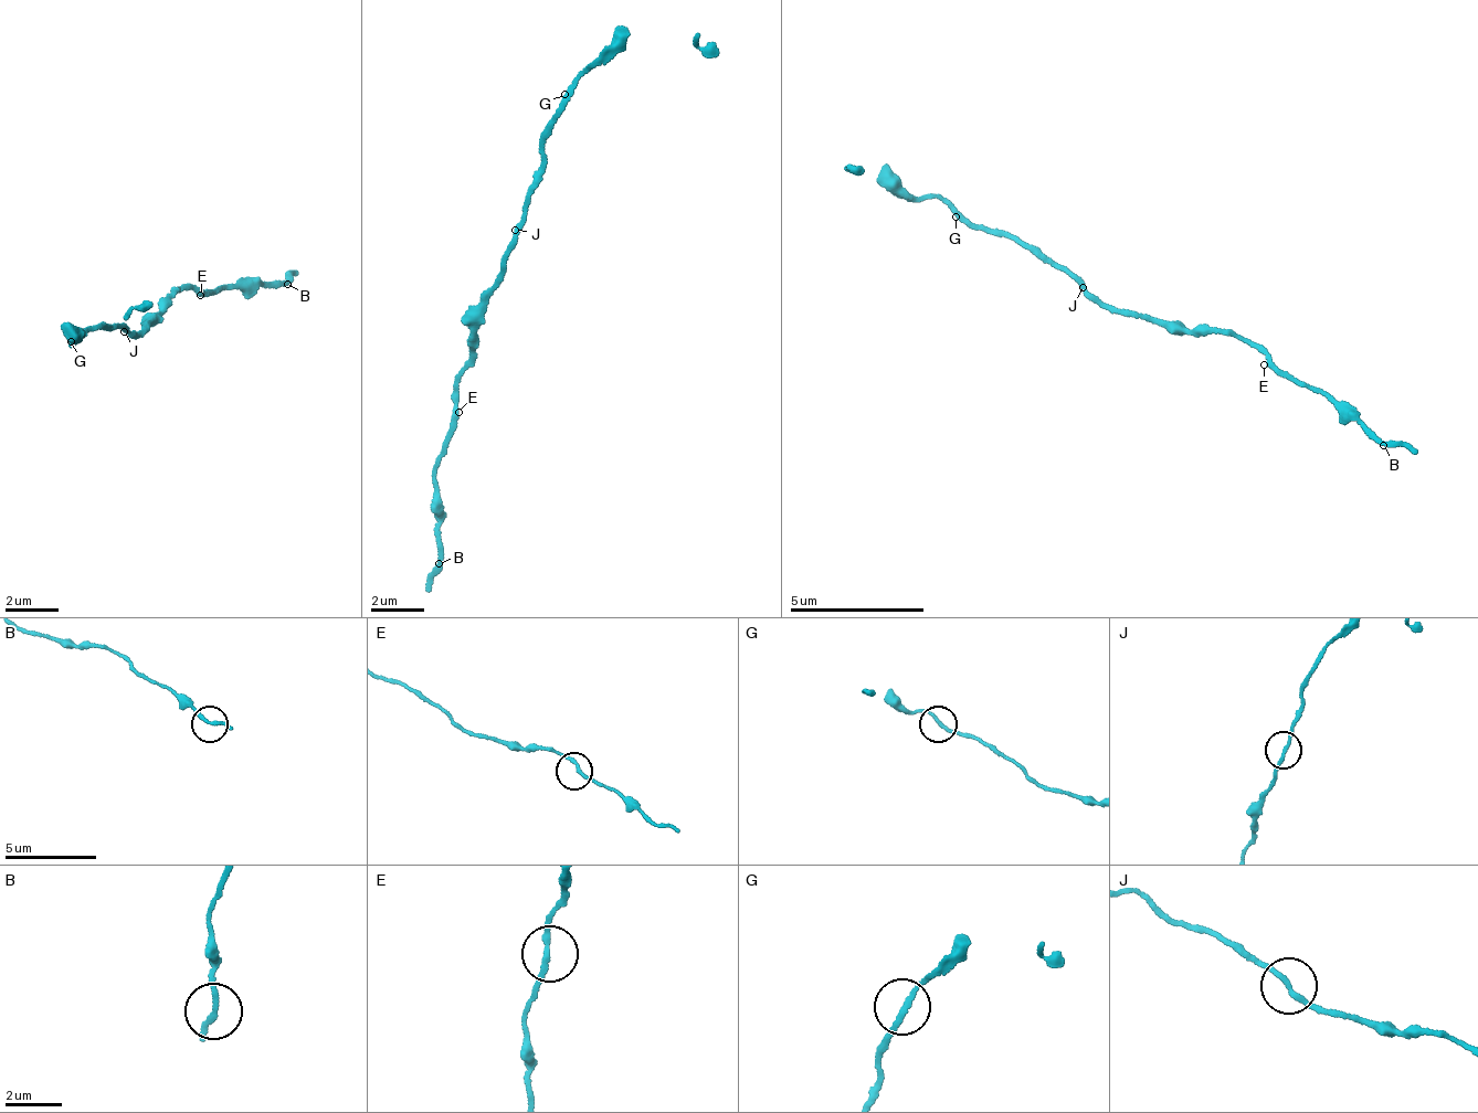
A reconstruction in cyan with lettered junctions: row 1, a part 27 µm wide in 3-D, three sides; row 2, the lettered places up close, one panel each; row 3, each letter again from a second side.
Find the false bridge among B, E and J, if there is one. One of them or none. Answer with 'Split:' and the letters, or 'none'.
Split: none

